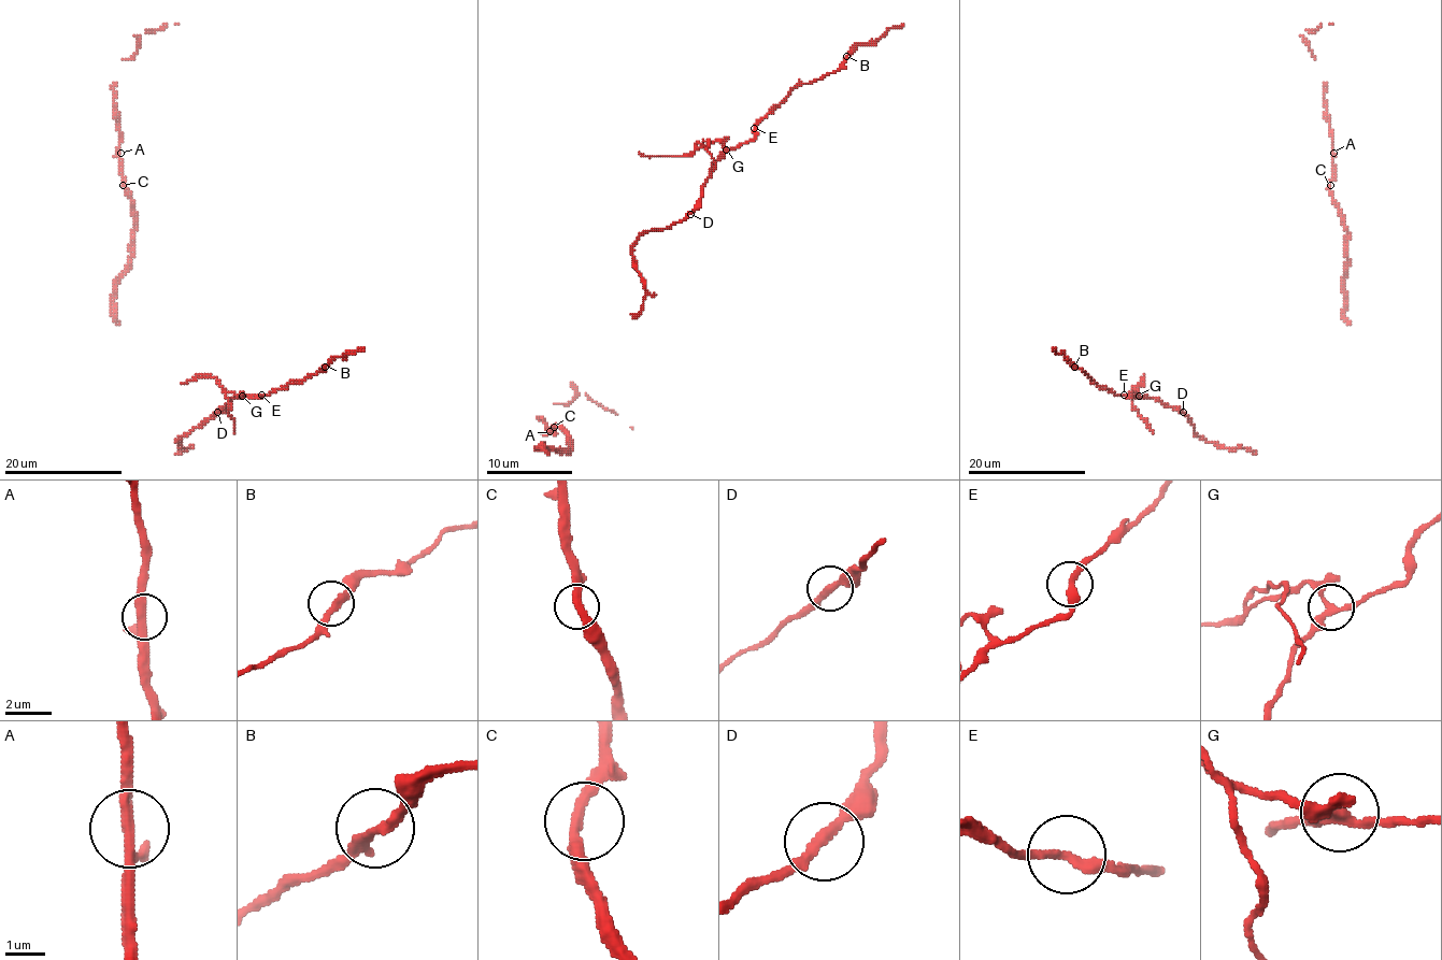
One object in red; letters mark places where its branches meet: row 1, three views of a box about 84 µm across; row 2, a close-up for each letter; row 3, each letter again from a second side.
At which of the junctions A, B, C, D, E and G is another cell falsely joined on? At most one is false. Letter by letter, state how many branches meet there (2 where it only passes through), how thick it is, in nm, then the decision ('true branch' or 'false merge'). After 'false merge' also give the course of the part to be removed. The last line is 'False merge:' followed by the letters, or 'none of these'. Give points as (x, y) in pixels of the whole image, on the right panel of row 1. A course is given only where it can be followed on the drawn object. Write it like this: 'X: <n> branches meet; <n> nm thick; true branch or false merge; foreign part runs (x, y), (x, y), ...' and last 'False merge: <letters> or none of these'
A: 3 branches meet; 280 nm thick; true branch
B: 2 branches meet; 240 nm thick; true branch
C: 2 branches meet; 320 nm thick; true branch
D: 2 branches meet; 240 nm thick; true branch
E: 2 branches meet; 280 nm thick; true branch
G: 4 branches meet; 240 nm thick; false merge; foreign part runs (1139, 396), (1132, 395), (1140, 383)
False merge: G

